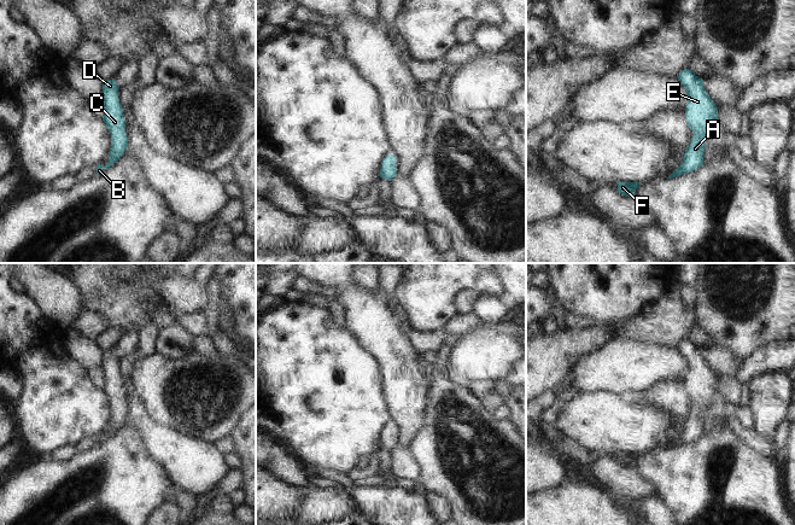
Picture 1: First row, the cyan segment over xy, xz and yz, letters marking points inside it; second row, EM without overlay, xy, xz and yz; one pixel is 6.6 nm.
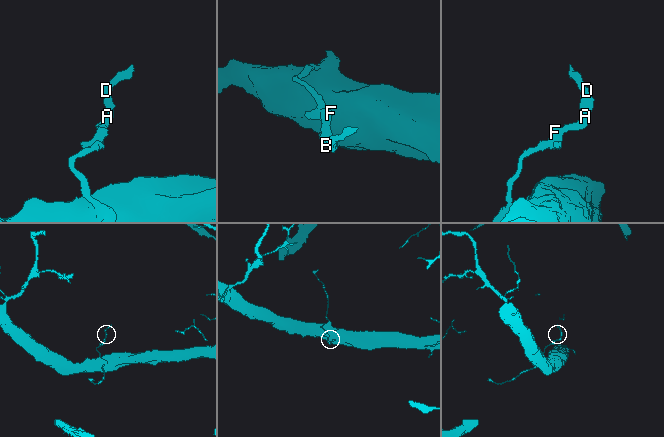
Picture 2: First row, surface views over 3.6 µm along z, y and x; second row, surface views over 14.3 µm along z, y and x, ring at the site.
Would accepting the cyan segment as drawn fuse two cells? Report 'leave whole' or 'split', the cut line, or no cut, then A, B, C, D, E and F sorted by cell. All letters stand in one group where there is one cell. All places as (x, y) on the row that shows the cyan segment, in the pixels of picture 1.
leave whole; no cut; A B C D E F

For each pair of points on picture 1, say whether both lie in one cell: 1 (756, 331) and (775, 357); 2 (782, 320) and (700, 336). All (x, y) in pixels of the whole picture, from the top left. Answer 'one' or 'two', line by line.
1: two
2: two

